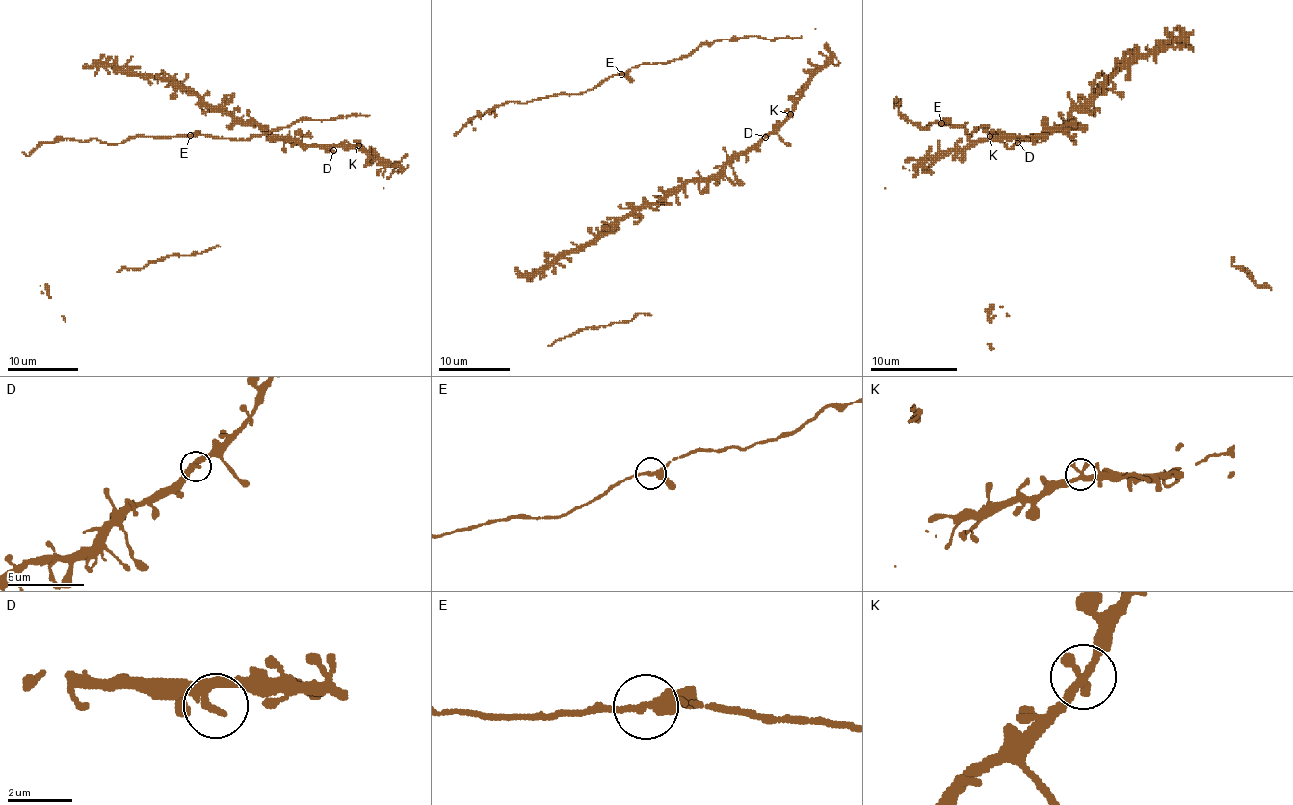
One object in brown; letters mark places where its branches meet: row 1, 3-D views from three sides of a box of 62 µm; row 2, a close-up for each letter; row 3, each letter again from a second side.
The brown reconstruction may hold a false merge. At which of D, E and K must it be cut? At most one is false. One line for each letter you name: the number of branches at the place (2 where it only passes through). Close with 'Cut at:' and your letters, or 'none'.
Cut at: none

